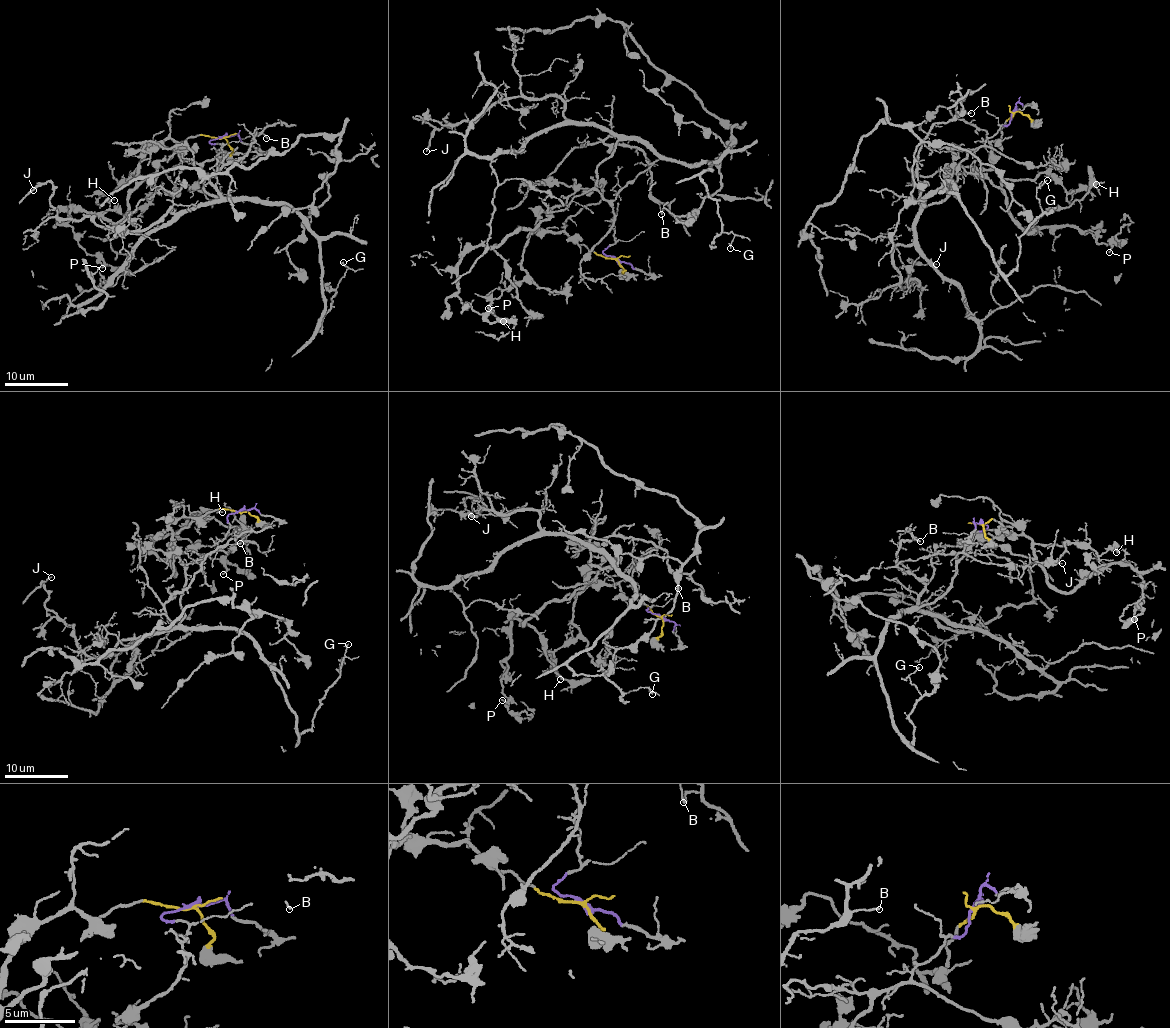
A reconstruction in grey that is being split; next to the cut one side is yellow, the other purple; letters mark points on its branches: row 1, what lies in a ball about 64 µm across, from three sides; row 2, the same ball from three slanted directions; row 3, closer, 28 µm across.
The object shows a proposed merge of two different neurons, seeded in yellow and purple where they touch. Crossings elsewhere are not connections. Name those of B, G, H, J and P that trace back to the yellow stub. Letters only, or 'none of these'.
H, P

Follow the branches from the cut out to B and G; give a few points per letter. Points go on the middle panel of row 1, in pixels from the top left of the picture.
B: (616, 260), (603, 252), (614, 241), (613, 215), (596, 171), (617, 140), (604, 141), (639, 148), (661, 214)
G: (616, 260), (603, 253), (613, 215), (596, 169), (620, 140), (707, 163), (699, 180), (730, 248)

